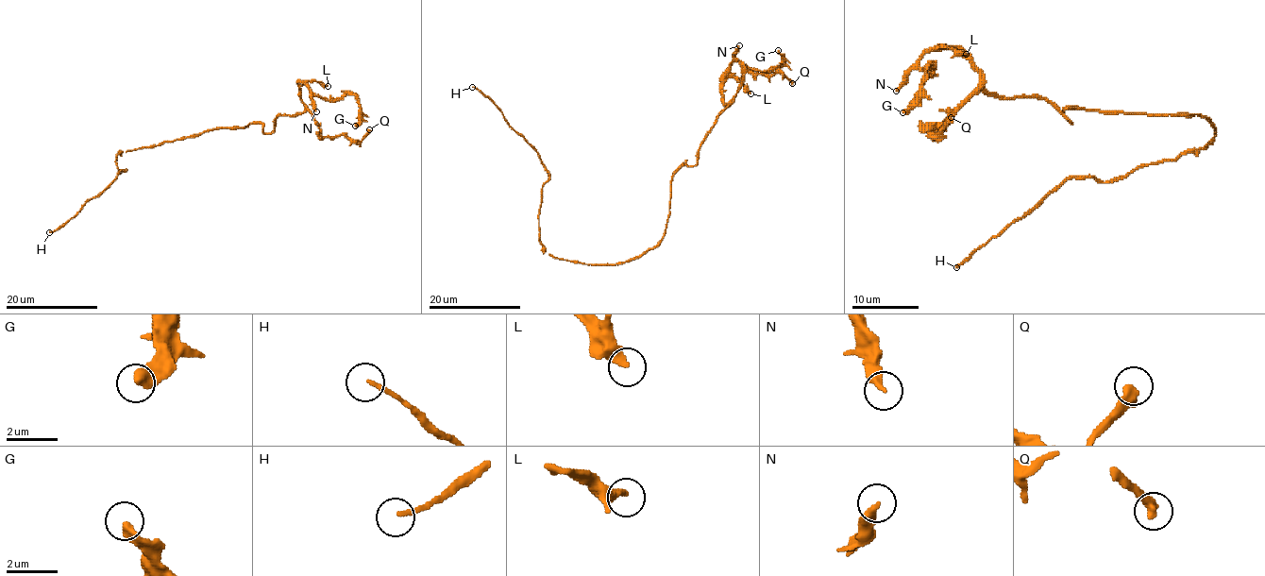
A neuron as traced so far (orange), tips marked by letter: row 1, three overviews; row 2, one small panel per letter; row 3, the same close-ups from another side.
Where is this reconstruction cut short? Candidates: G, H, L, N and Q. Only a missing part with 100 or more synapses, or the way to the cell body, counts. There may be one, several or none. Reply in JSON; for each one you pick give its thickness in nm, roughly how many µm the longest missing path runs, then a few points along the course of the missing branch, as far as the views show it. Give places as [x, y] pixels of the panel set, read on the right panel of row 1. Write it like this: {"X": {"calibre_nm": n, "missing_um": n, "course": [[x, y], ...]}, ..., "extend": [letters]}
{"H": {"calibre_nm": 150, "missing_um": 40, "course": [[956, 267], [957, 252], [985, 249], [999, 230], [1009, 169], [1003, 147], [987, 134], [969, 154], [969, 176]]}, "extend": ["H"]}

